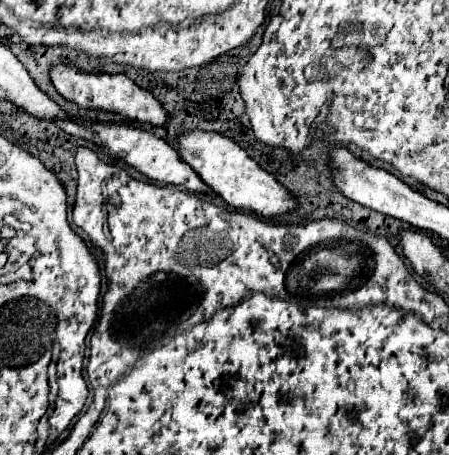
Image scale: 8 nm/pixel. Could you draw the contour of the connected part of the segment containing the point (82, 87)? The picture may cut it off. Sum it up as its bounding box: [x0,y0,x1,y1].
[49,65,169,127]

